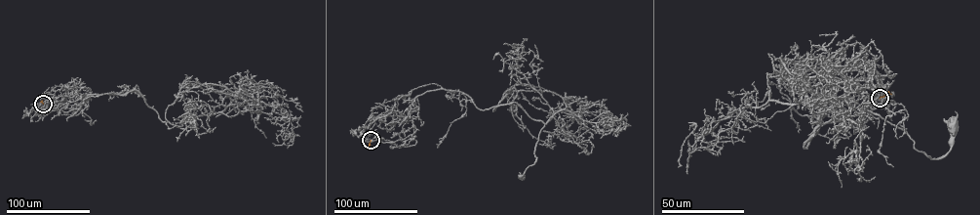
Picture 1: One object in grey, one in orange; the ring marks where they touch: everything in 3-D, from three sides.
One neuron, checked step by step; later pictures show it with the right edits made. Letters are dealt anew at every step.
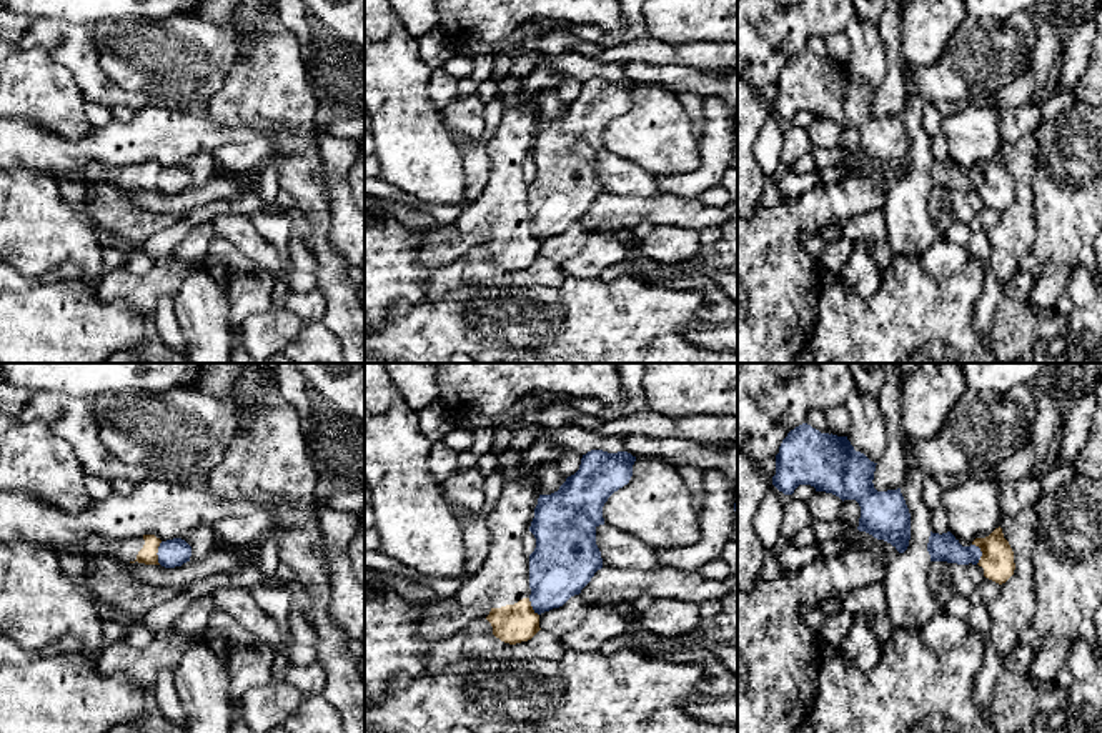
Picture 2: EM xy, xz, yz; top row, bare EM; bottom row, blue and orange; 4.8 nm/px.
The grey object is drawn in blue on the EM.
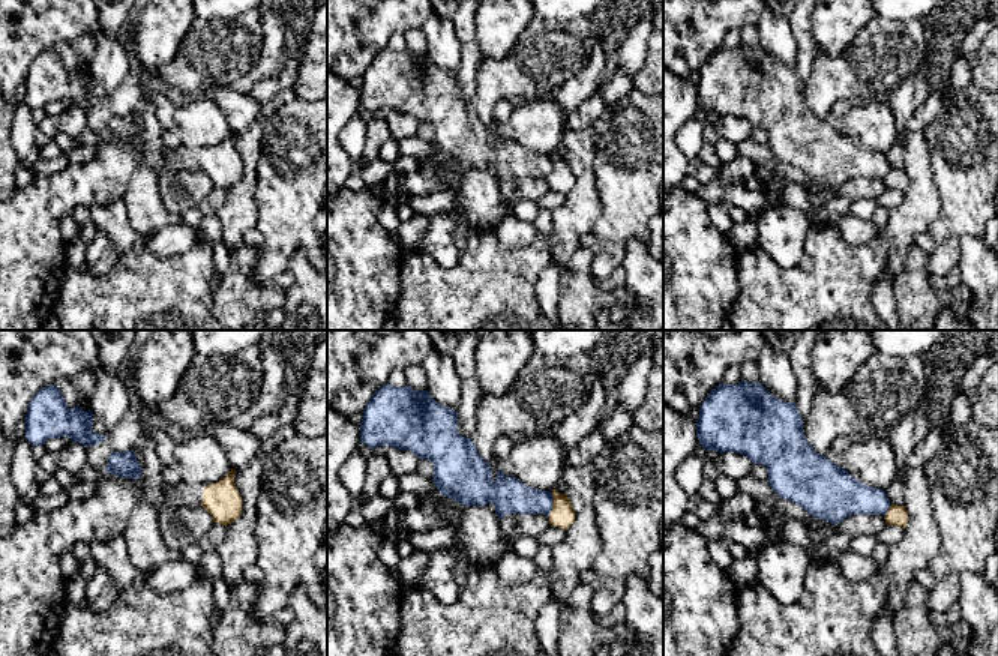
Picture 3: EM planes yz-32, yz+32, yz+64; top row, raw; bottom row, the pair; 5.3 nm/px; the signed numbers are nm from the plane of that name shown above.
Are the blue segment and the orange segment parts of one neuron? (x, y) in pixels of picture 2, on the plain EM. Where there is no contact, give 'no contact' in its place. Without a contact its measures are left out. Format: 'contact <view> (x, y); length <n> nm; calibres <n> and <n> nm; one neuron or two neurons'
contact yz (981, 180); length 110 nm; calibres 130 and 160 nm; two neurons

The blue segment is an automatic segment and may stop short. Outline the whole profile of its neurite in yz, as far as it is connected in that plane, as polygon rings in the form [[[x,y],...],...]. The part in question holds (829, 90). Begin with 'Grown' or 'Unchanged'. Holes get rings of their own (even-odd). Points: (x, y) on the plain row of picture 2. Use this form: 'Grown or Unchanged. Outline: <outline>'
Unchanged. Outline: [[[802,50],[779,73],[772,112],[784,122],[792,122],[799,112],[811,112],[842,128],[856,127],[861,133],[857,157],[904,180],[911,167],[911,140],[901,115],[874,115],[876,92],[856,78],[847,63],[821,60]]]

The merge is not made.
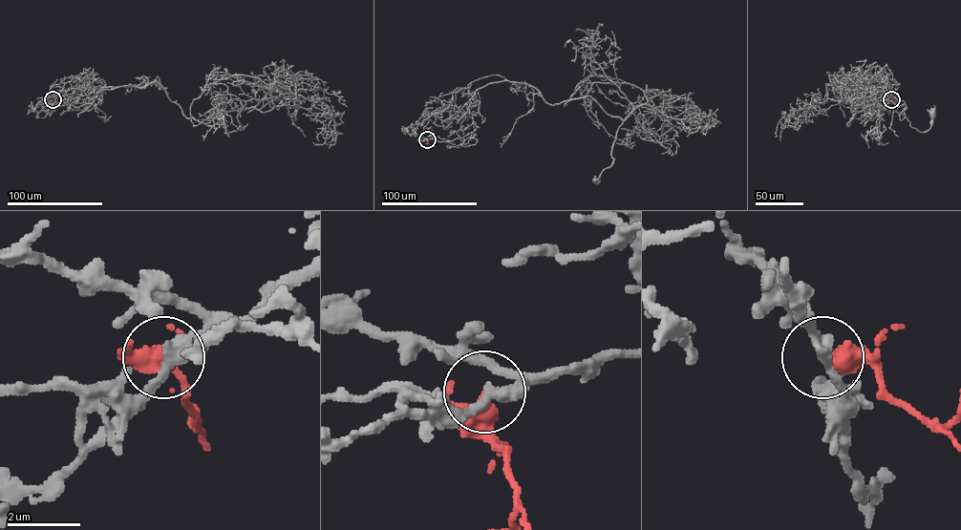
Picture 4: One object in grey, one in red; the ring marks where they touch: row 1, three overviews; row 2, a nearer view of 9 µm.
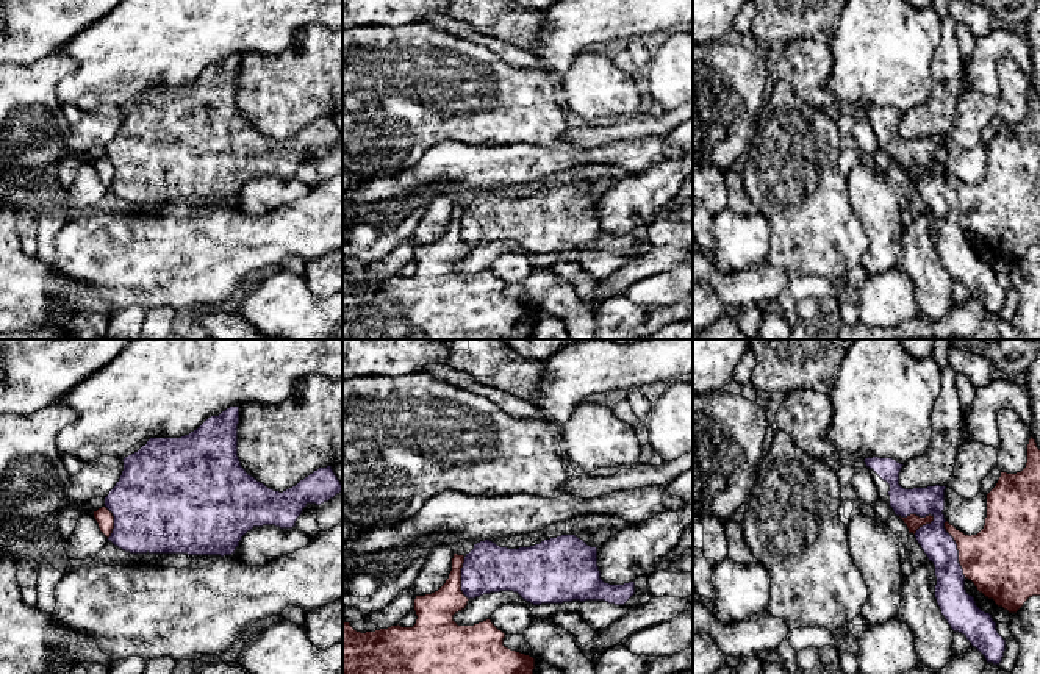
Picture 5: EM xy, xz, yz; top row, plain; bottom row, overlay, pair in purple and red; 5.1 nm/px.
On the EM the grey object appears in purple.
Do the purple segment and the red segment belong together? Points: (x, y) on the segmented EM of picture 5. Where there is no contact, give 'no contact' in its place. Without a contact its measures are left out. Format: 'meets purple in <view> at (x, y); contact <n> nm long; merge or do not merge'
meets purple in yz at (917, 515); contact 190 nm long; do not merge

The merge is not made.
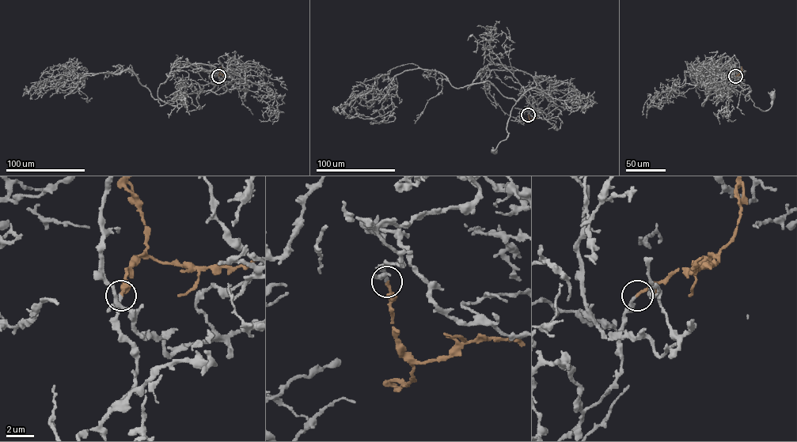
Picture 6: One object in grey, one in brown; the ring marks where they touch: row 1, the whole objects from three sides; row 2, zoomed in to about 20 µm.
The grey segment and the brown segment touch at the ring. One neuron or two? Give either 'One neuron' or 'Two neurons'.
One neuron

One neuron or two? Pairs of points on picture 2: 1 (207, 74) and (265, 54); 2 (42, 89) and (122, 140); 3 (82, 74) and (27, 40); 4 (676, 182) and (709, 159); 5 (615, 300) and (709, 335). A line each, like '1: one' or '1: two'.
1: two
2: two
3: one
4: one
5: two

